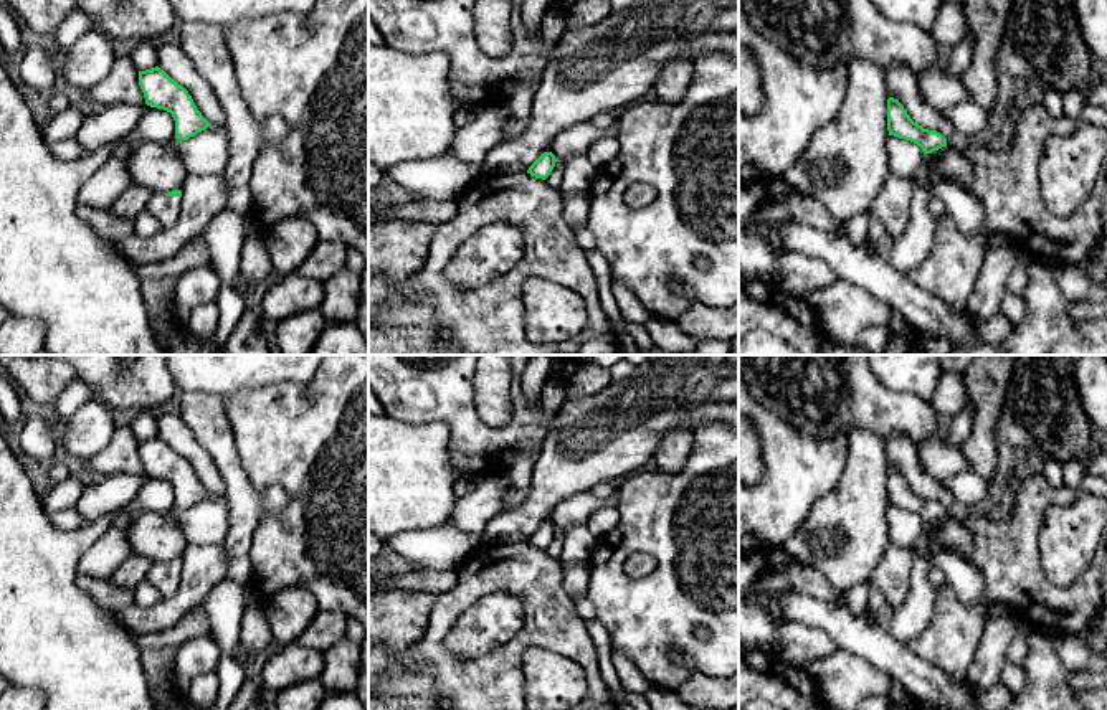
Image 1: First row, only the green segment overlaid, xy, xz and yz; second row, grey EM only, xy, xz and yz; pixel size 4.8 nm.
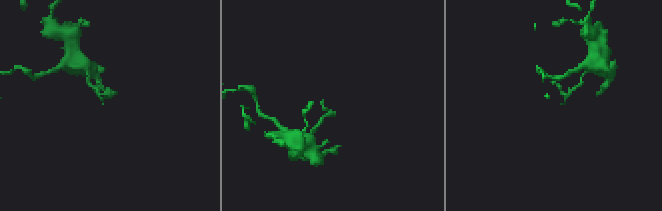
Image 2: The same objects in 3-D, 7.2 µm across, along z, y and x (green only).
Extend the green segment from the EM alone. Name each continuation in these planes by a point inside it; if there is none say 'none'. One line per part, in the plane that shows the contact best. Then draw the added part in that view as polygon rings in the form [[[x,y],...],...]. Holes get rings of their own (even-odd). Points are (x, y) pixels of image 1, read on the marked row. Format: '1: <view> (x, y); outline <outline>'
1: xy (166, 210); outline [[[154,193],[149,203],[149,211],[162,225],[170,228],[177,223],[182,210],[182,196],[167,196],[165,193]]]

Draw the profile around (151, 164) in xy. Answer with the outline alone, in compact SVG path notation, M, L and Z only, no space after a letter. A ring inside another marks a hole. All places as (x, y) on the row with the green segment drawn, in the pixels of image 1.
M137 142L127 157L127 173L132 185L142 185L154 193L182 190L188 172L182 160L167 147L167 142Z

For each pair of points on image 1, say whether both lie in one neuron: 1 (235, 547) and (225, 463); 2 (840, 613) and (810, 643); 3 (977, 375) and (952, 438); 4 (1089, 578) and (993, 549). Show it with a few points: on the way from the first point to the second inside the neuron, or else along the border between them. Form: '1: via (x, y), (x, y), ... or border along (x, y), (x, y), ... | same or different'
1: via (240, 525), (238, 484) | same
2: border along (788, 618), (821, 629), (838, 646) | different
3: border along (969, 402), (972, 407), (972, 426), (964, 441) | different
4: via (1066, 593), (1038, 593), (1016, 572) | same

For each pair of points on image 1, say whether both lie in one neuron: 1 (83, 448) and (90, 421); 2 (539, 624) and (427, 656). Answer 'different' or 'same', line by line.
1: same
2: same

